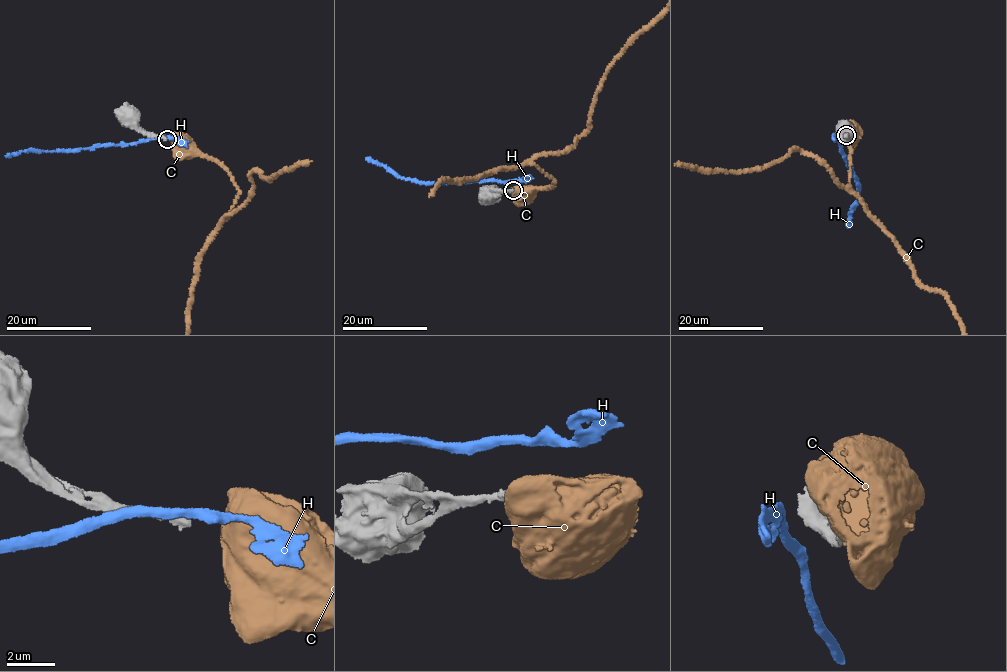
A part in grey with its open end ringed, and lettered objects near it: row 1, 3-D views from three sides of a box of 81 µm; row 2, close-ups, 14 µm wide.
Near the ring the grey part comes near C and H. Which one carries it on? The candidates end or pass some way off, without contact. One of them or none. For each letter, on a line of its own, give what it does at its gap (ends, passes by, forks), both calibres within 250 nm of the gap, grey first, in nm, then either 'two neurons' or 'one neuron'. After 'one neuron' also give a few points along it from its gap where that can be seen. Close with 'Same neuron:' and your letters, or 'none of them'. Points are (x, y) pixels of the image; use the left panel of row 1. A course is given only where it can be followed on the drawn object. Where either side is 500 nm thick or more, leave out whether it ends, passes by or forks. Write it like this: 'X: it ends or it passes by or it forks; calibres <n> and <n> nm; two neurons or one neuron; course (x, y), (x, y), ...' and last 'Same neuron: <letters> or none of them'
C: calibres 340 and 1000 nm; two neurons
H: it passes by; calibres 340 and 360 nm; two neurons
Same neuron: none of them

